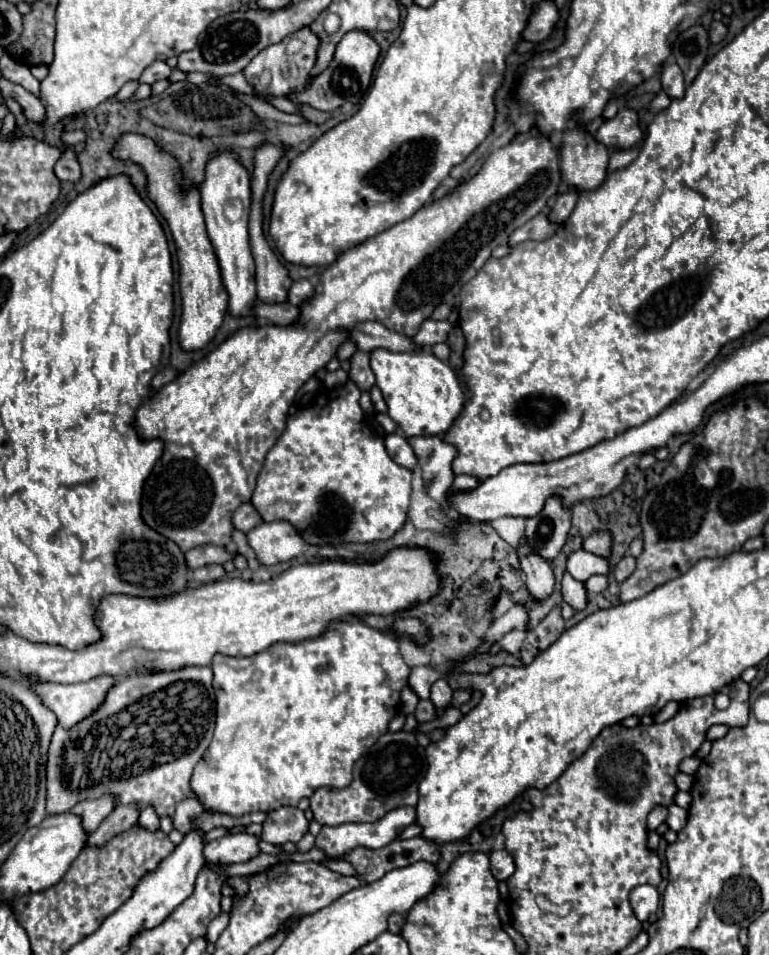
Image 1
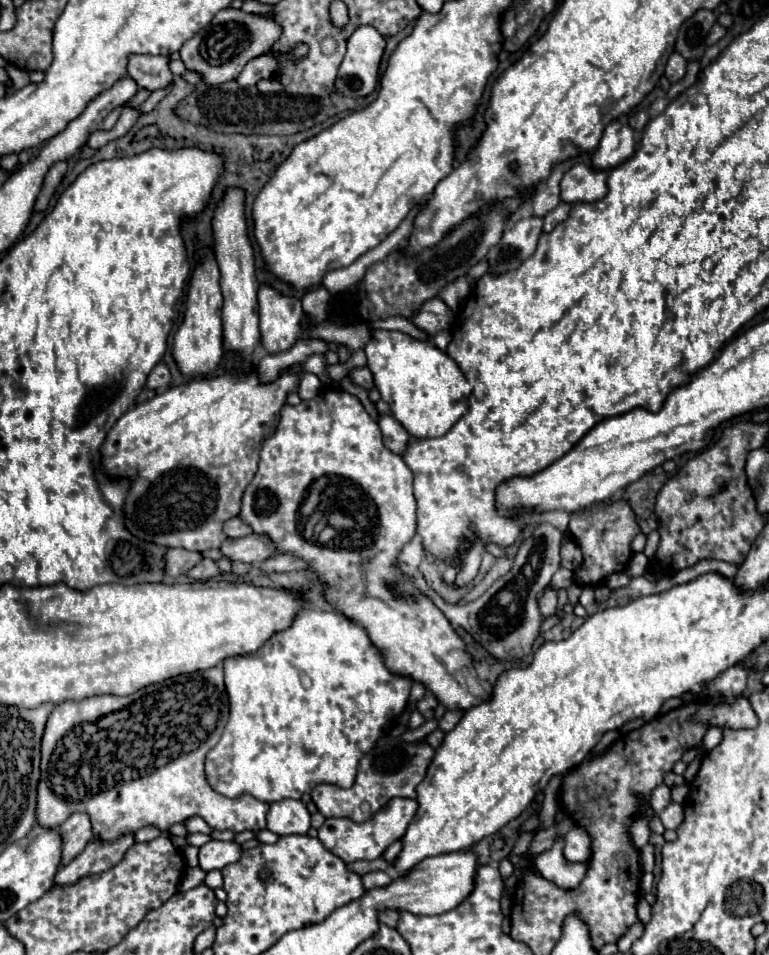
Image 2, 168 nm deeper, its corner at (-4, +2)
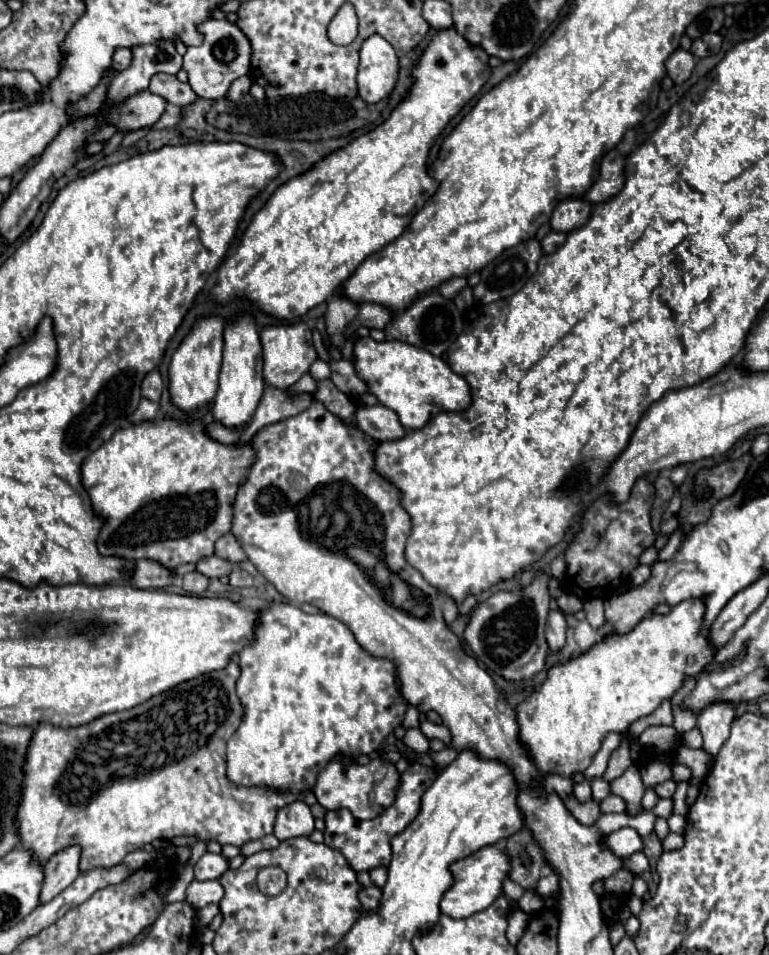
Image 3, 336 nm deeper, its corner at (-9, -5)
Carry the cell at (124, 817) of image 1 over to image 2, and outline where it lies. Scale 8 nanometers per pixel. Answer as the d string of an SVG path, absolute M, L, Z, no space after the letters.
M132 834L116 840L114 844L102 844L98 840L90 840L90 844L84 848L82 854L78 854L68 866L58 870L58 874L54 876L54 886L76 884L76 880L84 876L100 874L106 872L108 868L114 868L124 858L124 854L132 844L134 844Z

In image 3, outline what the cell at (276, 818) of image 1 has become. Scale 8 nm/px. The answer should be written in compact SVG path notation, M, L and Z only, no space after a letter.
M293 801L289 805L285 805L279 813L277 813L277 821L275 821L275 837L285 841L285 839L293 839L293 837L309 837L313 833L313 815L309 811L309 807L303 801Z

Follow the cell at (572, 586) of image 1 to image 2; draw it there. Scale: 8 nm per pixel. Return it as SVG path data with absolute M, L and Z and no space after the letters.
M560 568L554 576L552 576L552 580L550 580L550 588L552 590L560 590L560 588L568 588L570 584L574 582L574 572L570 572L570 570L566 570L566 568Z

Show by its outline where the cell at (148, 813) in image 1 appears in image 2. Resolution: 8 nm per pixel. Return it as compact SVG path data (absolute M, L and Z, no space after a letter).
M146 826L146 828L140 828L140 830L134 834L134 840L136 840L136 842L150 842L150 840L158 838L160 834L162 834L162 832L160 832L158 828Z

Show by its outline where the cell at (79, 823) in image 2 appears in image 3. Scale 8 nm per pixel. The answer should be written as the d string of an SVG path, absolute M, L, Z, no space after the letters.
M77 843L57 851L45 865L45 881L41 889L41 903L47 903L53 899L53 895L59 895L65 887L69 887L77 875L81 873L79 869L81 861L81 847Z

